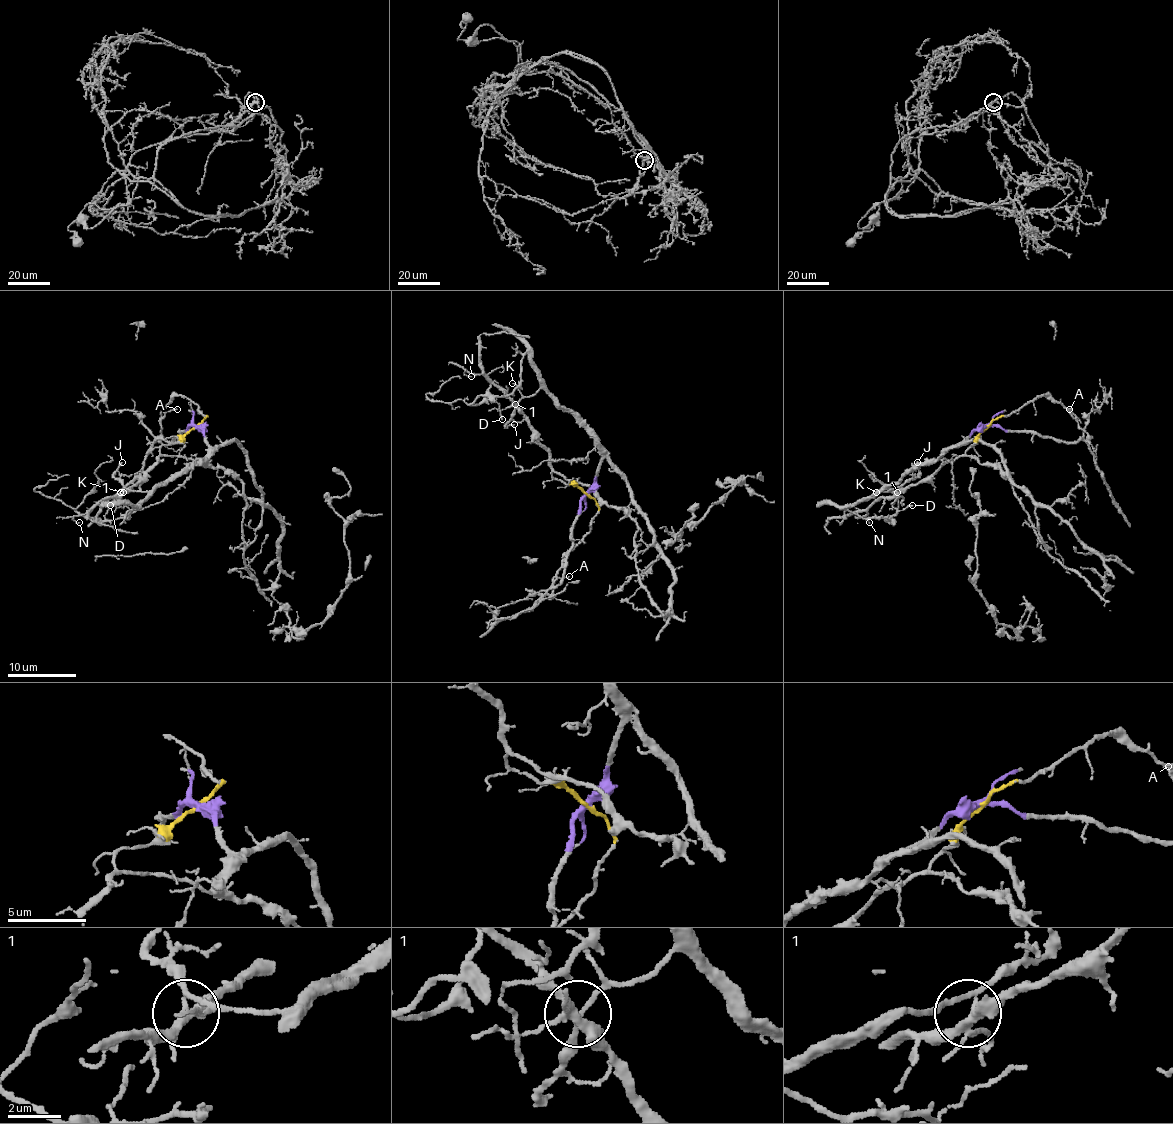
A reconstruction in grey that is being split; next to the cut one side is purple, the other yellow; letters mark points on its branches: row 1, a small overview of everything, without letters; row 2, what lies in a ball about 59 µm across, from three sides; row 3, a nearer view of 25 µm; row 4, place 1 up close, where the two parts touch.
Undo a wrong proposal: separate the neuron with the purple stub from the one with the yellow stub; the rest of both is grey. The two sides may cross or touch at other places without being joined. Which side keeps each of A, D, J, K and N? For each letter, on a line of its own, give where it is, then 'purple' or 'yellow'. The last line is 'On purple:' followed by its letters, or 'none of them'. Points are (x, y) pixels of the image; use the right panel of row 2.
A: at (1069, 409); yellow
D: at (912, 505); purple
J: at (917, 462); purple
K: at (876, 492); purple
N: at (869, 522); yellow
On purple: D, J, K

